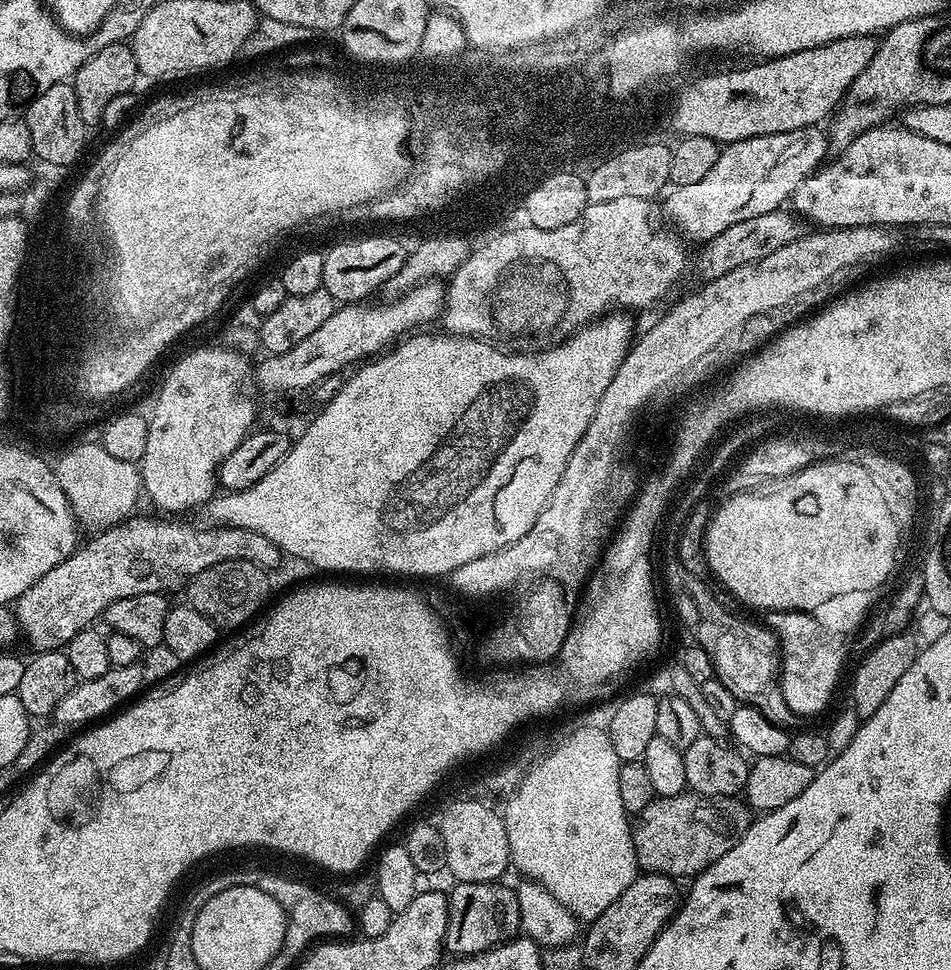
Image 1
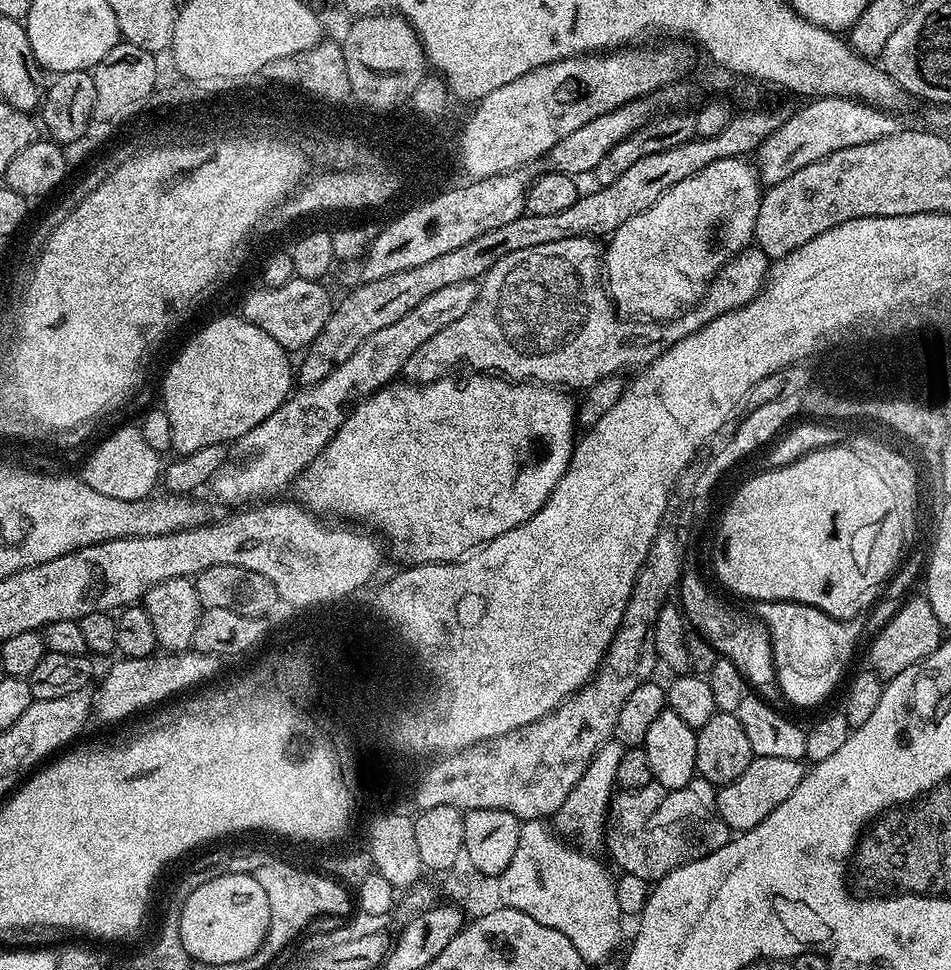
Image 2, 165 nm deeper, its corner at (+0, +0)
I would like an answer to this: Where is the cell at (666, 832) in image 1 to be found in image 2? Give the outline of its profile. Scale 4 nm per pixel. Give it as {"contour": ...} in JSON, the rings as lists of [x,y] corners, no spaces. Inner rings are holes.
{"contour":[[[707,787],[674,788],[665,791],[664,796],[652,796],[644,808],[643,793],[625,793],[613,795],[612,803],[608,806],[608,819],[604,822],[603,847],[608,847],[612,860],[620,864],[624,872],[637,876],[640,880],[655,882],[670,874],[678,866],[694,862],[698,858],[706,858],[706,854],[714,854],[722,846],[726,846],[730,839],[730,830],[716,812],[715,795]]]}

